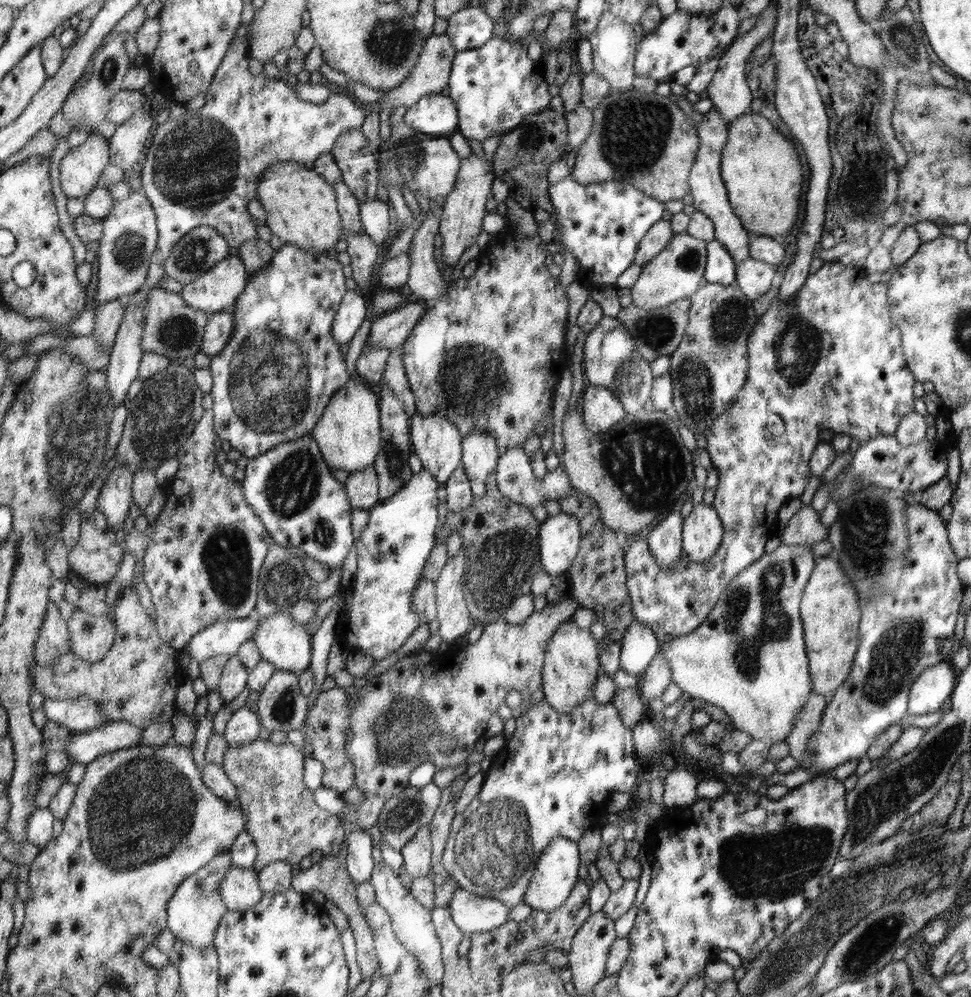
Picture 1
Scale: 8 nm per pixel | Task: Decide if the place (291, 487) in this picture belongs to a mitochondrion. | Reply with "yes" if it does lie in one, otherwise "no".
yes

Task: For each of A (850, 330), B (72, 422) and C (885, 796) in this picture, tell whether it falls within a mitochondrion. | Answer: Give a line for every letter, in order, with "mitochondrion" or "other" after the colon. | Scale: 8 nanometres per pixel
A: other
B: mitochondrion
C: mitochondrion

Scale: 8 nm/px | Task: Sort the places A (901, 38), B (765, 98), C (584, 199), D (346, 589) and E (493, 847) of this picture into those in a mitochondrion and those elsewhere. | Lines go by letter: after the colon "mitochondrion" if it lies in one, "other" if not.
A: mitochondrion
B: other
C: other
D: other
E: mitochondrion

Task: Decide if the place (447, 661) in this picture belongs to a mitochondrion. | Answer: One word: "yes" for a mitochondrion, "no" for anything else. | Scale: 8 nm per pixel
no

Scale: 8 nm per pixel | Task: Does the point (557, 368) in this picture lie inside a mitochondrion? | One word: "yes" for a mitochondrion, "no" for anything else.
no

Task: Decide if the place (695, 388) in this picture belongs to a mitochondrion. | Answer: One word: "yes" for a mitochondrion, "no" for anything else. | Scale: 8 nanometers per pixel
yes

